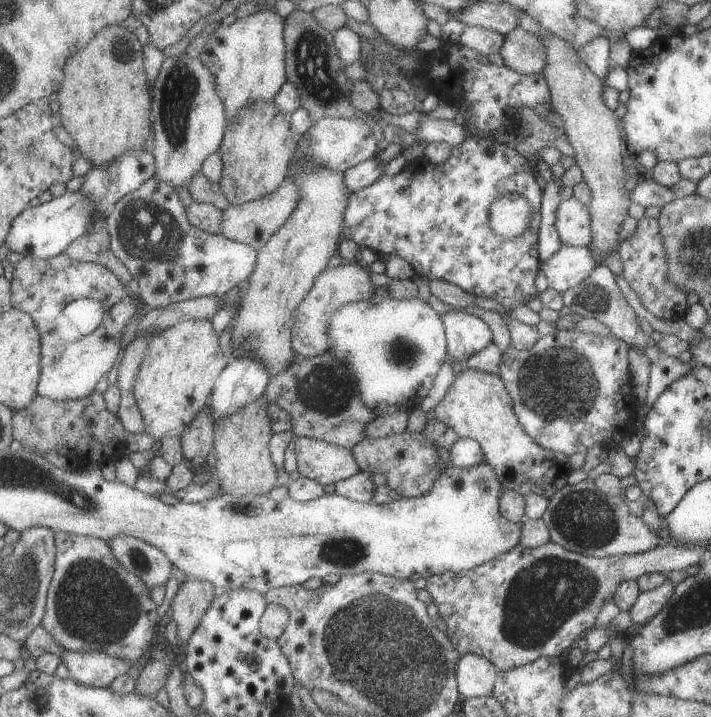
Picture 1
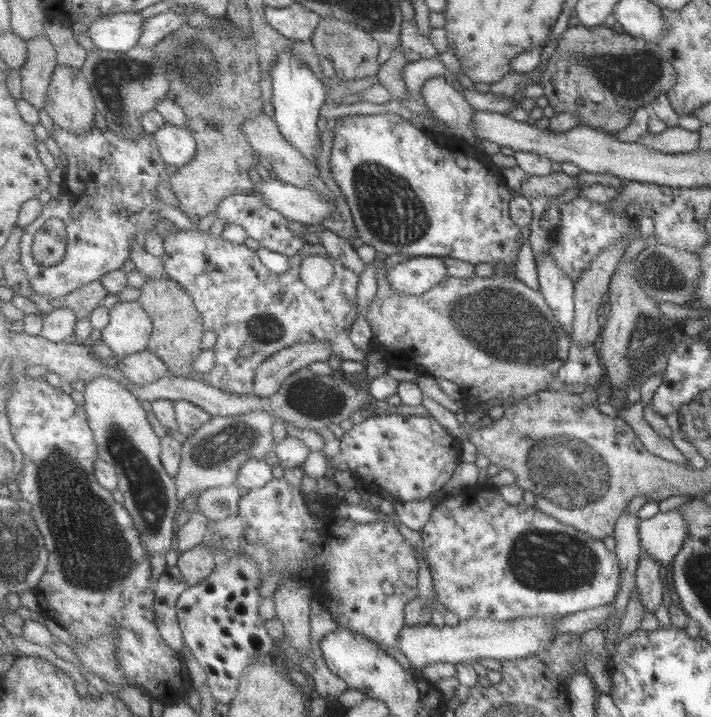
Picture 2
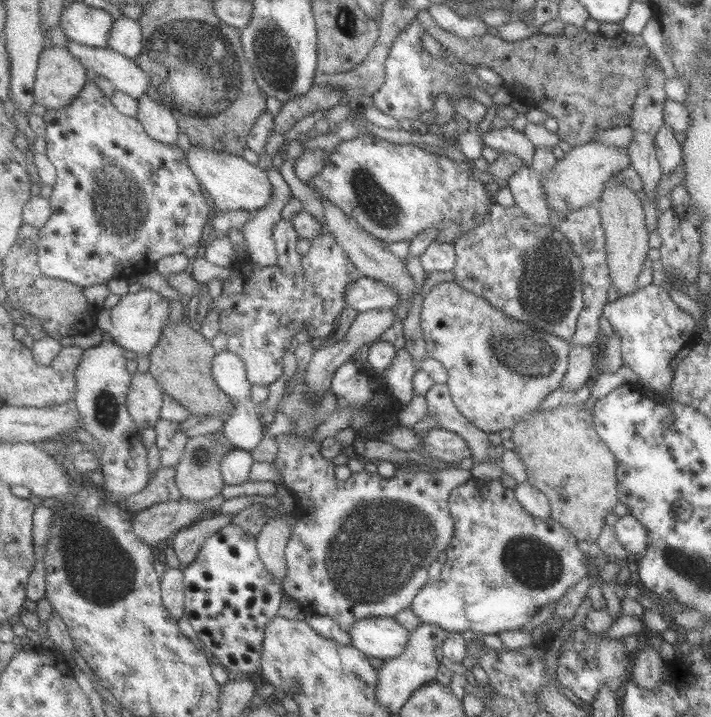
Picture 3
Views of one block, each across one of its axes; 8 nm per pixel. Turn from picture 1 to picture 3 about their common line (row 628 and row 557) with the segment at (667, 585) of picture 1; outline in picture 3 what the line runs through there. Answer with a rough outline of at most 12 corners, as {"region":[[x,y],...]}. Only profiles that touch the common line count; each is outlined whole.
{"region":[[631,515],[612,525],[632,558],[644,553],[648,532]]}

